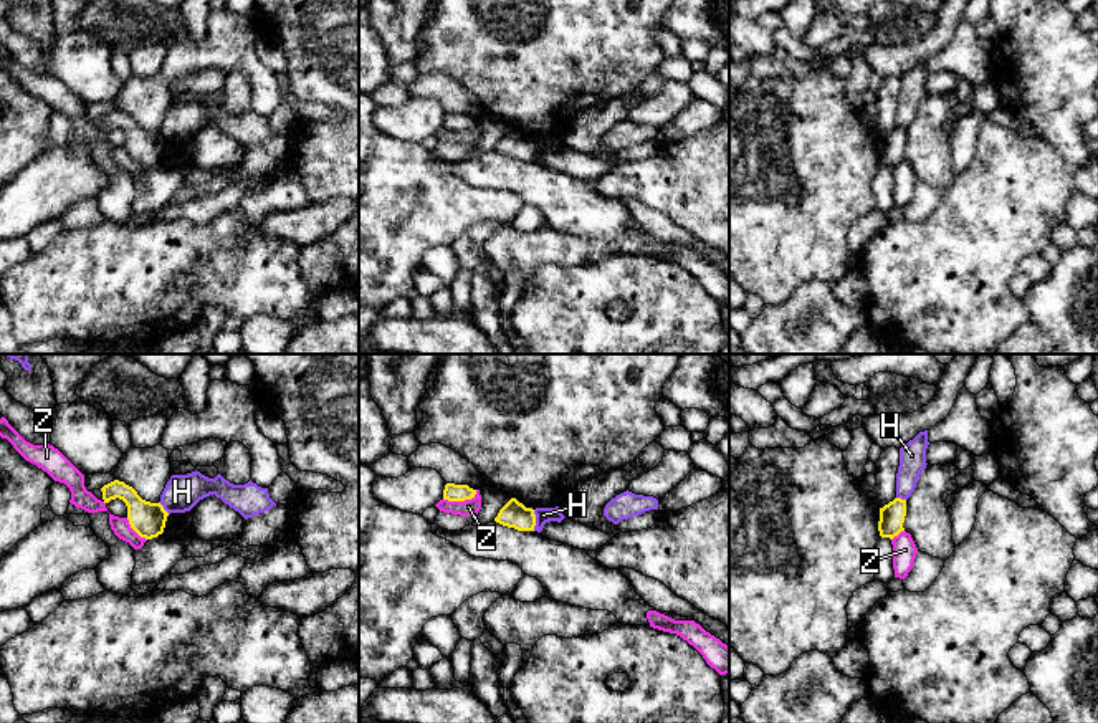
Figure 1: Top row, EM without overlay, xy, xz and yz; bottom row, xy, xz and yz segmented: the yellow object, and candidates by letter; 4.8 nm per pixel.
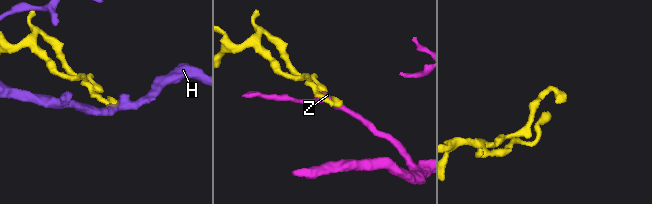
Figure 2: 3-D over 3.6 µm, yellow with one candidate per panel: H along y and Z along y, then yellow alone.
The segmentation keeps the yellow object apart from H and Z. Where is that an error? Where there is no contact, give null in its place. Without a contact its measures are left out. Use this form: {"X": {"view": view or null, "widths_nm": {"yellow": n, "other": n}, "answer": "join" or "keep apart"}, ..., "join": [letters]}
{"H": {"view": "xz", "widths_nm": {"yellow": 130, "other": 80}, "answer": "keep apart"}, "Z": {"view": "xz", "widths_nm": {"yellow": 90, "other": 80}, "answer": "keep apart"}, "join": []}

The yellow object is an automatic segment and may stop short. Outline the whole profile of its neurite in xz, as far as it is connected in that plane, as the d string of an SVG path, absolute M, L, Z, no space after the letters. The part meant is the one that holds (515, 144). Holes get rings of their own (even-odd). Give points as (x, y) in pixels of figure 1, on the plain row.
M511 127L494 147L496 152L514 157L518 160L534 160L536 144L532 137L526 137L516 127Z

